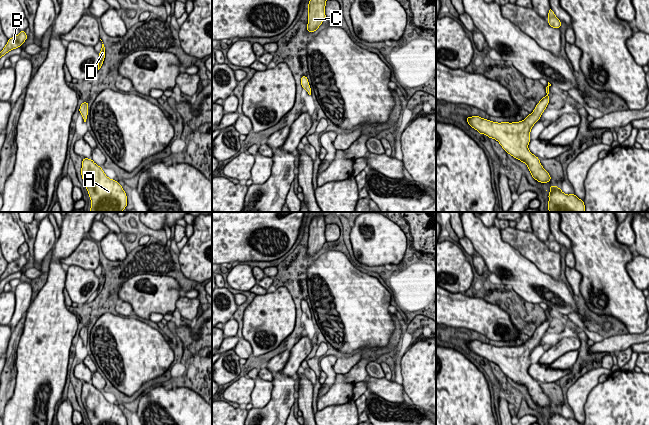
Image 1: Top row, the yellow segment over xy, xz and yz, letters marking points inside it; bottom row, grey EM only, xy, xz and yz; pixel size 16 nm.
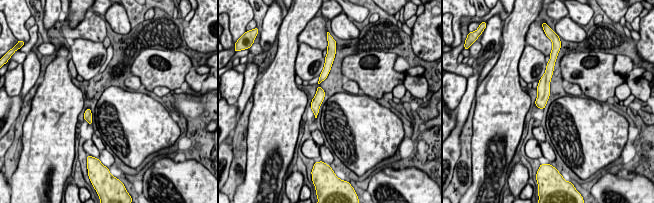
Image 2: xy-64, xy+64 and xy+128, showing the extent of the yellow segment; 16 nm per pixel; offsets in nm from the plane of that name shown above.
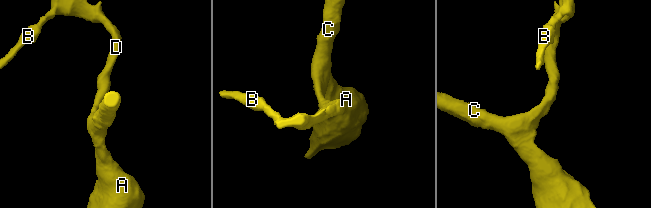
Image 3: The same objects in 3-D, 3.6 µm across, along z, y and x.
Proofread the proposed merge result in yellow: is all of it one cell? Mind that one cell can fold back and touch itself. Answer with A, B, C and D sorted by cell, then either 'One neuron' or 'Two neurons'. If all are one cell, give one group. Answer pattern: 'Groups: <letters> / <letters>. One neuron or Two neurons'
Groups: A B C D. One neuron

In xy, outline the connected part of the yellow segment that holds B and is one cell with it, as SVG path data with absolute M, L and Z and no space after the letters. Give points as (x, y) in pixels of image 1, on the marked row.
M20 31L20 33L17 36L8 39L6 46L0 52L0 58L3 55L5 55L7 52L22 46L22 44L25 42L26 39L27 39L27 35L26 35L25 31Z

